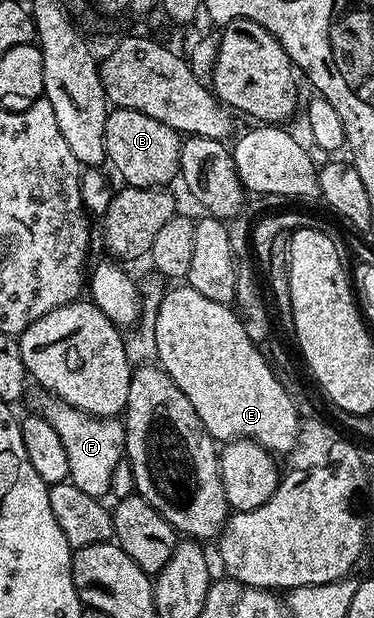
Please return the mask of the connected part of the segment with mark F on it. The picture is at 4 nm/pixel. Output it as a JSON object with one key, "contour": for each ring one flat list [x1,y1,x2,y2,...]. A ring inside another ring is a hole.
{"contour":[[39,394,35,404,39,407,36,408,38,415,43,416,45,422,49,422,49,426,53,426,53,430,57,430,57,438,61,438,61,446,65,446,65,455,69,458,70,483,76,484,78,488,85,490,85,494,90,496,106,497,111,491,110,479,113,478,113,470,116,469,118,460,125,456,127,450,127,430,124,421,119,418,90,416,88,412,77,410,50,394]]}

